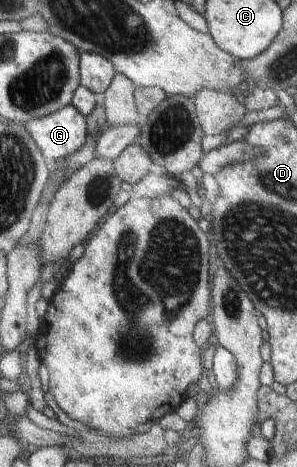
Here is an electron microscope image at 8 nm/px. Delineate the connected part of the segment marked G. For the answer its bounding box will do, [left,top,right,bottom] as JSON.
[25,85,98,162]

